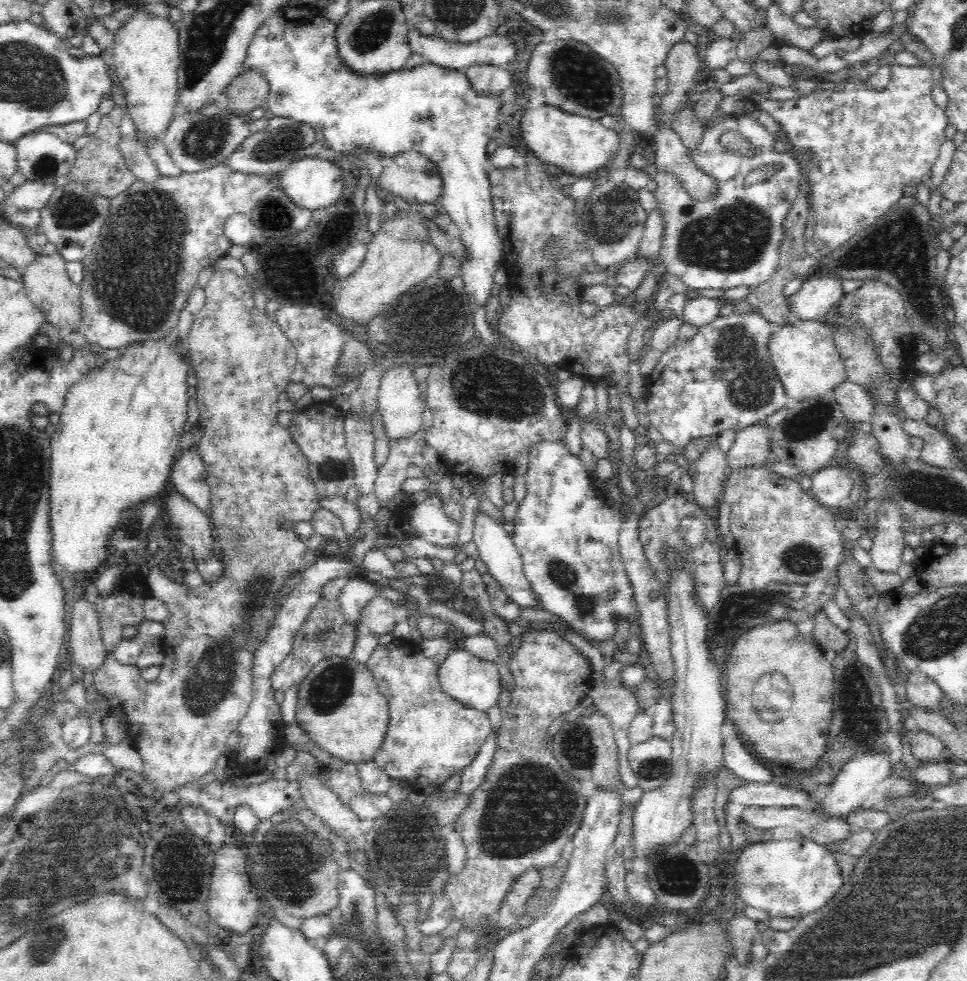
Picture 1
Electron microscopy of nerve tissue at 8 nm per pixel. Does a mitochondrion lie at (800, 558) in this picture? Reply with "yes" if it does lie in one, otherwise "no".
yes

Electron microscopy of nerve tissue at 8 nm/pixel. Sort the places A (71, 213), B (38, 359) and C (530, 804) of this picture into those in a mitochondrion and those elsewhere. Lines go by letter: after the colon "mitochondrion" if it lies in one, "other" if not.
A: mitochondrion
B: other
C: mitochondrion

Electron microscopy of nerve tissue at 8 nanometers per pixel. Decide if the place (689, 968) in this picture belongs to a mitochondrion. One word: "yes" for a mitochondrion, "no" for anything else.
no

